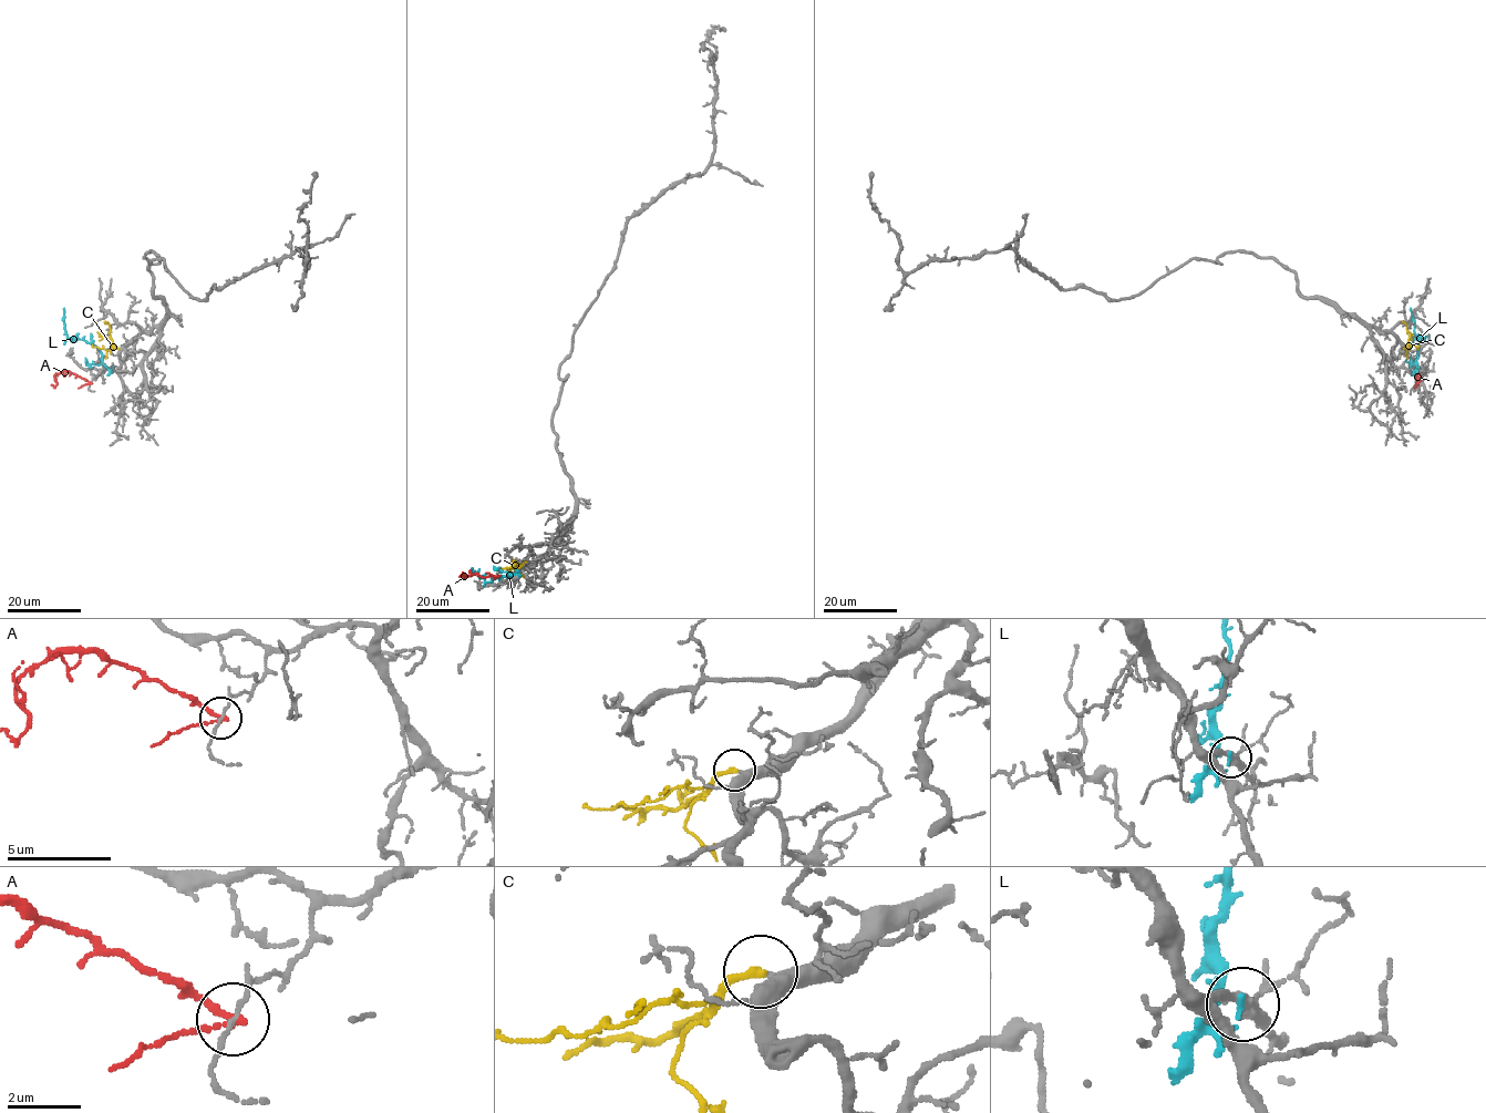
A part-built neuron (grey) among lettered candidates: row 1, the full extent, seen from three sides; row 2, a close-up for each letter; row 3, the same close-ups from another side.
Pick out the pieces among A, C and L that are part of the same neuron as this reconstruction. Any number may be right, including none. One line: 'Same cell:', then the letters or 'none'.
Same cell: C

